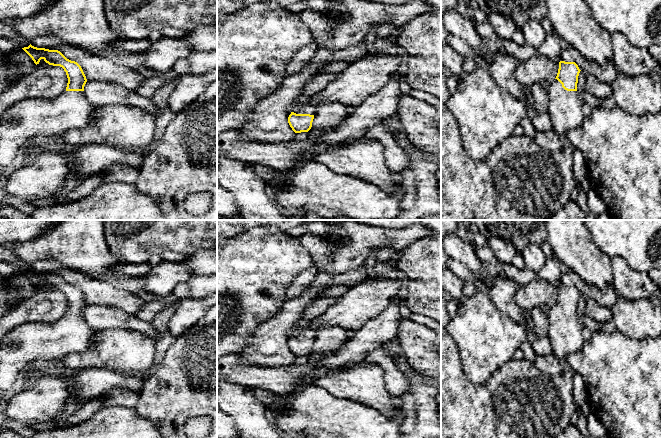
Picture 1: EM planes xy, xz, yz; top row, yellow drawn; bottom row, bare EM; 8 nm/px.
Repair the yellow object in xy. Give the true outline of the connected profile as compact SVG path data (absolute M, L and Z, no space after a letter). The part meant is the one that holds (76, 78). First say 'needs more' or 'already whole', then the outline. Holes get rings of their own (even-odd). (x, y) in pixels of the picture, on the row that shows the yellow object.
needs more | M31 44L22 49L36 65L43 59L49 65L62 67L66 72L68 83L66 90L56 98L25 99L12 103L6 111L0 114L0 162L3 165L8 165L14 159L17 151L28 139L39 136L61 137L66 131L86 128L92 123L93 111L96 109L85 97L83 91L87 79L77 62L67 59L58 50L37 48Z

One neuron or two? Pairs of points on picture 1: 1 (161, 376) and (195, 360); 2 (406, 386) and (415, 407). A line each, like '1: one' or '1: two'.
1: one
2: two

